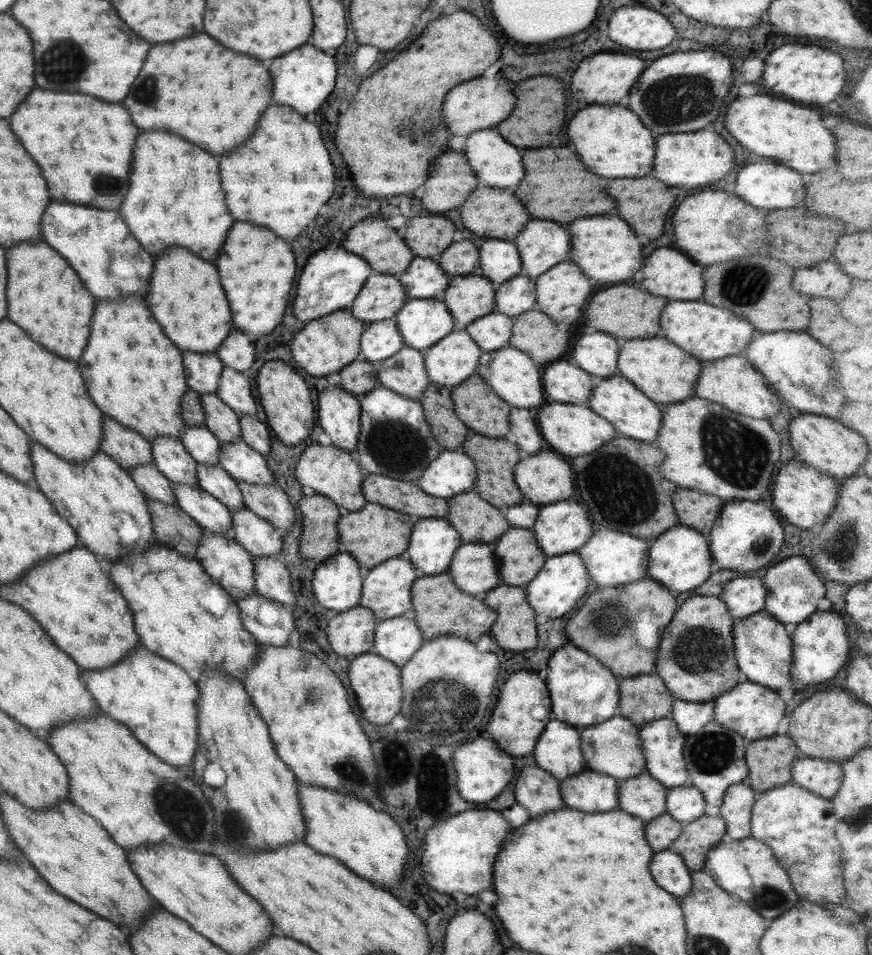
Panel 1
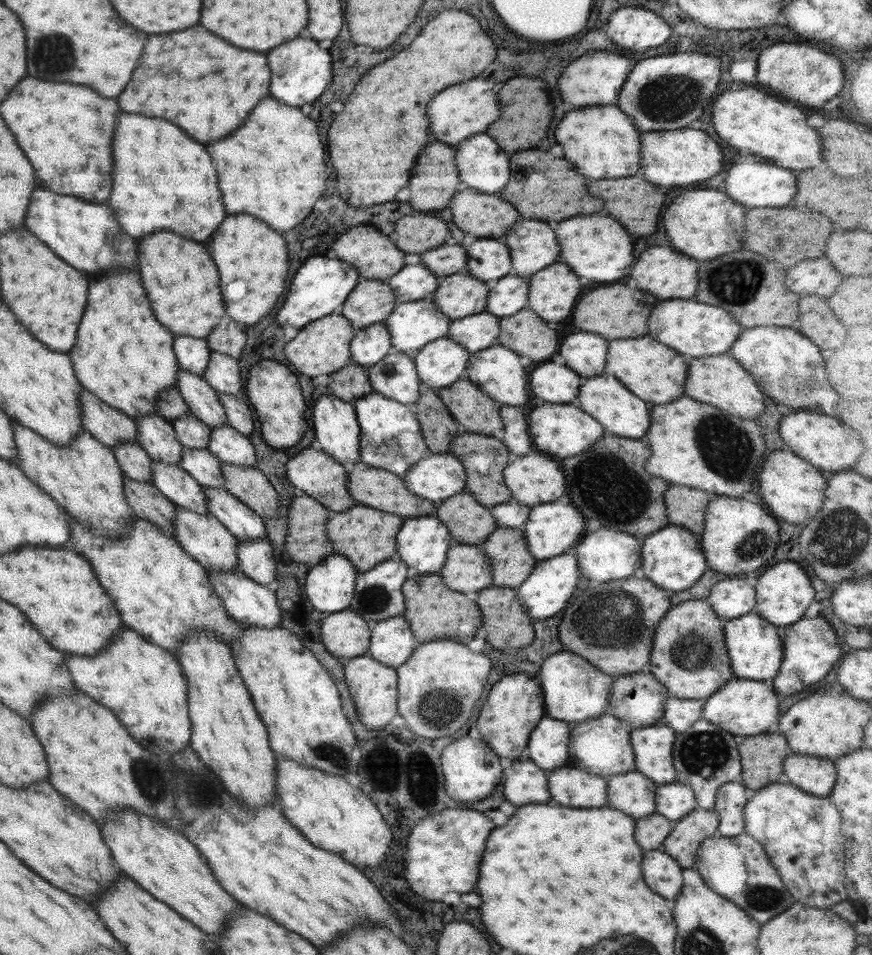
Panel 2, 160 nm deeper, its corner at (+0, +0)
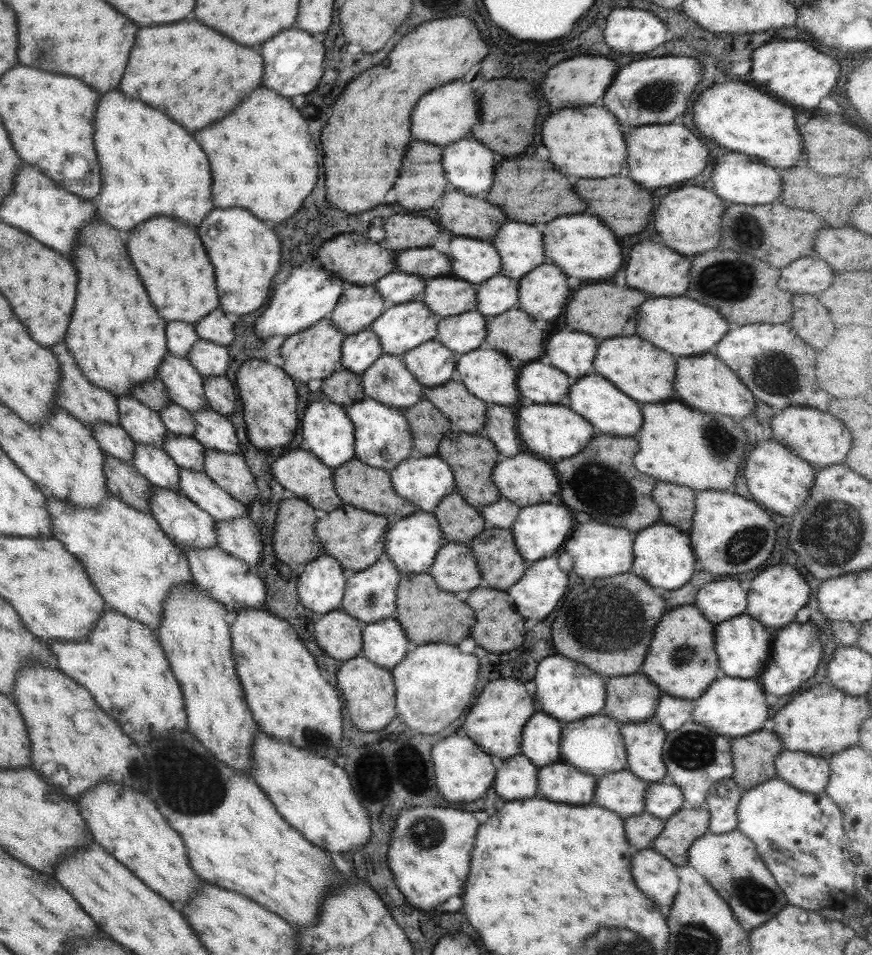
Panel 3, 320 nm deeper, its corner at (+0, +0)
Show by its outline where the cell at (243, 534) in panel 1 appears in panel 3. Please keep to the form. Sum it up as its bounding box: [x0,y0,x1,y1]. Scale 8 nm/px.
[179,468,246,521]

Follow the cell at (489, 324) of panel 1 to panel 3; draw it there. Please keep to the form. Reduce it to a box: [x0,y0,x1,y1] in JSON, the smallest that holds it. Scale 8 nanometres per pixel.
[435,309,487,355]

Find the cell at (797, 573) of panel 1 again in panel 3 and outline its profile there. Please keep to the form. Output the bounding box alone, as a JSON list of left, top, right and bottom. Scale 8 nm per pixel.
[744,564,809,628]

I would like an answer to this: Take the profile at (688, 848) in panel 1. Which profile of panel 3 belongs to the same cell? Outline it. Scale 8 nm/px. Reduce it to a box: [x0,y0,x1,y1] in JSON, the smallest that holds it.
[649,808,709,864]

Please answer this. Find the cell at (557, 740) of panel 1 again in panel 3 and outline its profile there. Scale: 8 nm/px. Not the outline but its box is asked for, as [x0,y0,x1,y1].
[521,709,563,767]

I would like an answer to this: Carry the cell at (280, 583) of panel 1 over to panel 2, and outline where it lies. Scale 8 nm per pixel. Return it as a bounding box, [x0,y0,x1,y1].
[235,537,276,587]

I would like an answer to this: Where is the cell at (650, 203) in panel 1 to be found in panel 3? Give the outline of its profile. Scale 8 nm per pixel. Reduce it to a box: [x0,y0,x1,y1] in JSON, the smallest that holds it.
[573,176,651,236]

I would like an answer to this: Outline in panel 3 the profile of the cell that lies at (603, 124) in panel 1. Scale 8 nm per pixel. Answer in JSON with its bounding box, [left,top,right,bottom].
[541,104,625,178]

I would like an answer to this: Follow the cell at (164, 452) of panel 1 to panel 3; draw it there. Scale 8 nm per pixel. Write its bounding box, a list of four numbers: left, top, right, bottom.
[116,395,167,449]

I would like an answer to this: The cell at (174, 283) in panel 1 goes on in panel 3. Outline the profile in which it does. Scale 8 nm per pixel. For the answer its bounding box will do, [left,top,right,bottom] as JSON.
[127,216,217,325]

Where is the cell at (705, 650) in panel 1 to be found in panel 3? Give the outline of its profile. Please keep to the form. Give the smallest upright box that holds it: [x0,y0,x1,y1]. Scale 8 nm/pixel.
[640,605,720,700]

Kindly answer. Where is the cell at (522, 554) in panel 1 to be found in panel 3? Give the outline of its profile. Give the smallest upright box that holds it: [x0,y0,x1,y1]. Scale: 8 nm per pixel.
[468,526,527,590]

